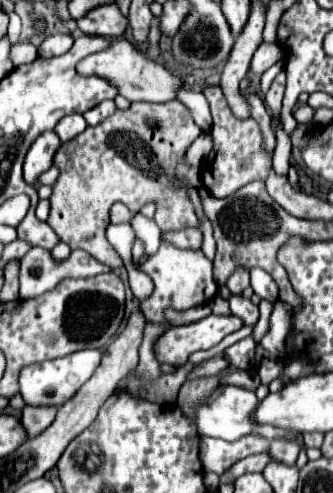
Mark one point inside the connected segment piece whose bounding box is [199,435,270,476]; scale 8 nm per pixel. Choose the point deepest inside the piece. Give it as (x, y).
(216, 455)

